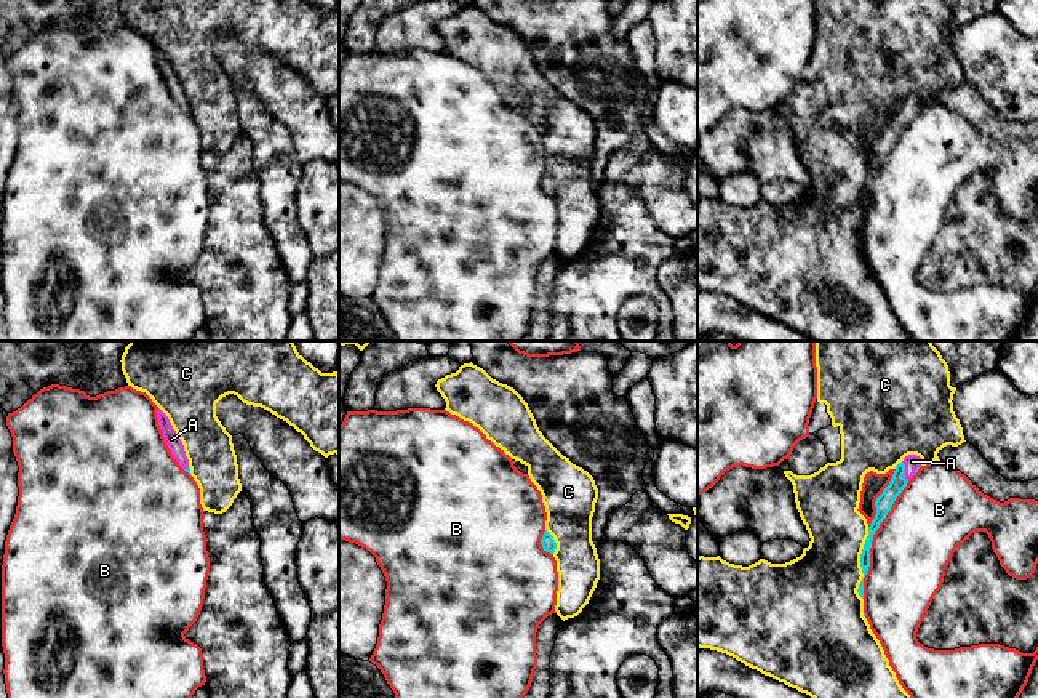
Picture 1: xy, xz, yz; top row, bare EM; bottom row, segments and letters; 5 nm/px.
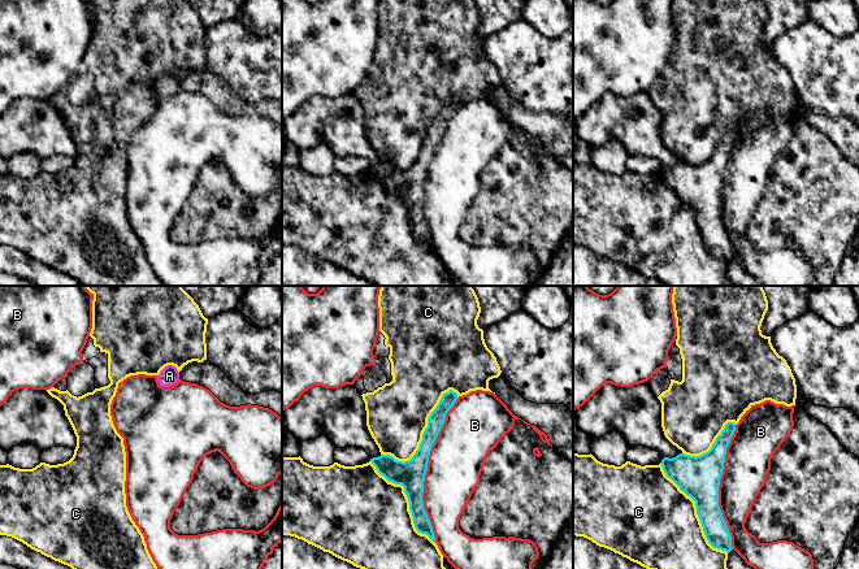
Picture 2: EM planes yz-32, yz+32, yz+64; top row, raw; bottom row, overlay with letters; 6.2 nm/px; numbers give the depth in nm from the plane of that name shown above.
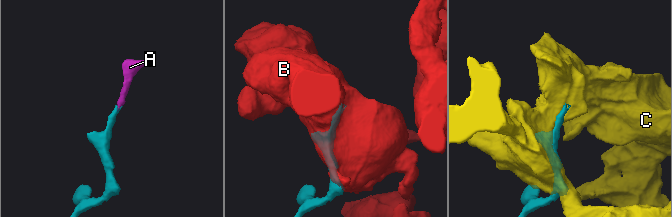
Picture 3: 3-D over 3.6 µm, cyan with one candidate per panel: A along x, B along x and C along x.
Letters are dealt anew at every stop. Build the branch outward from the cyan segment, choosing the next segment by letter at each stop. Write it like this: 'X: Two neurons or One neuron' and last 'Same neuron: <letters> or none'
A: One neuron
B: Two neurons
C: Two neurons
Same neuron: A

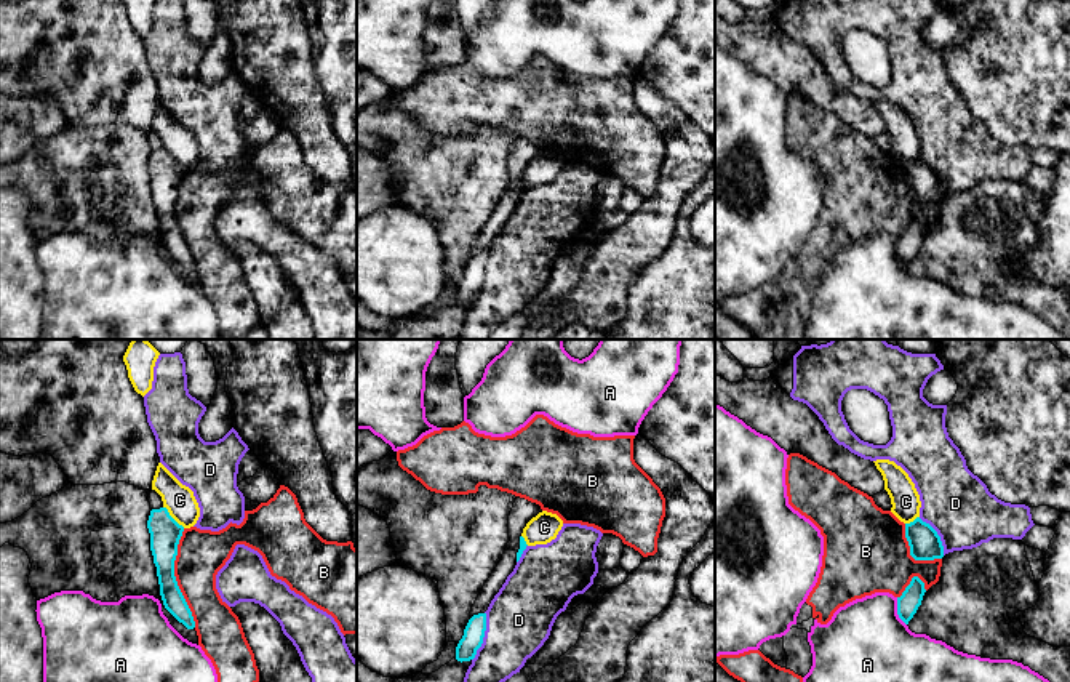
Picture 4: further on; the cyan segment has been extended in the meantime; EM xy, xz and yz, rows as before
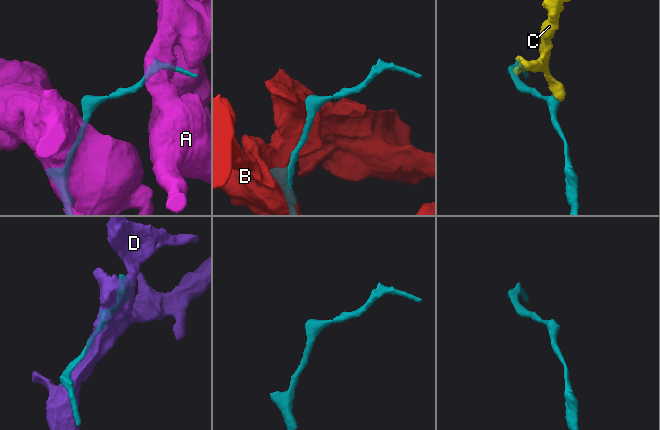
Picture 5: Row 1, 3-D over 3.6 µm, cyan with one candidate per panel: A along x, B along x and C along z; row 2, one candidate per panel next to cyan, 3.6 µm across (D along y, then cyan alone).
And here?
A: Two neurons
B: Two neurons
C: Two neurons
D: Two neurons
Same neuron: none

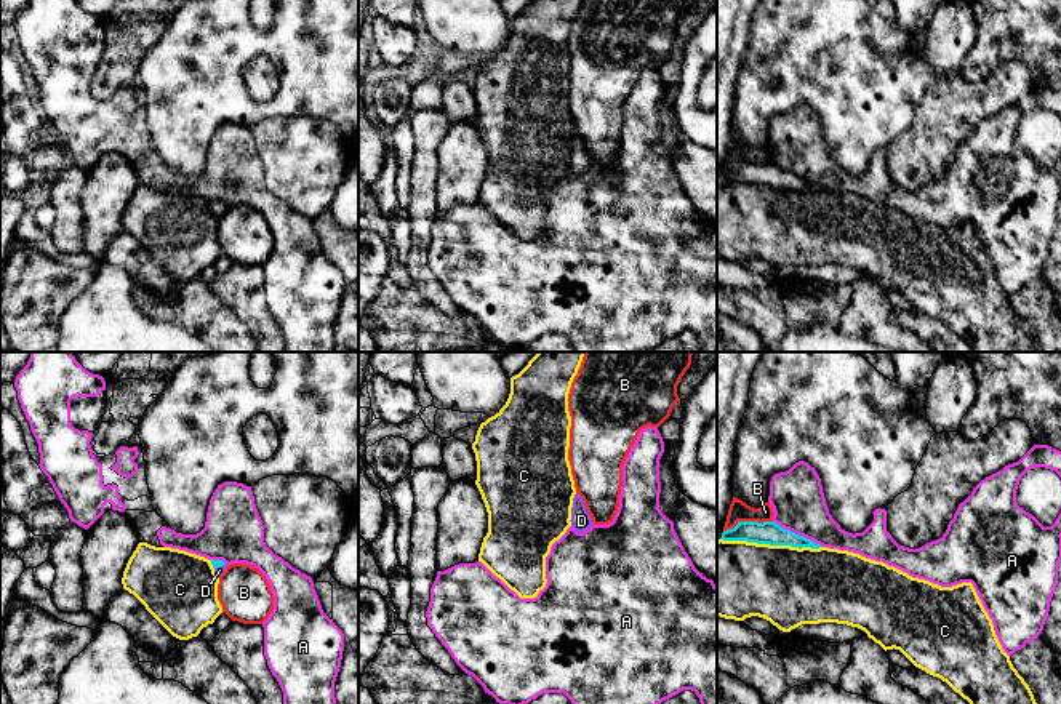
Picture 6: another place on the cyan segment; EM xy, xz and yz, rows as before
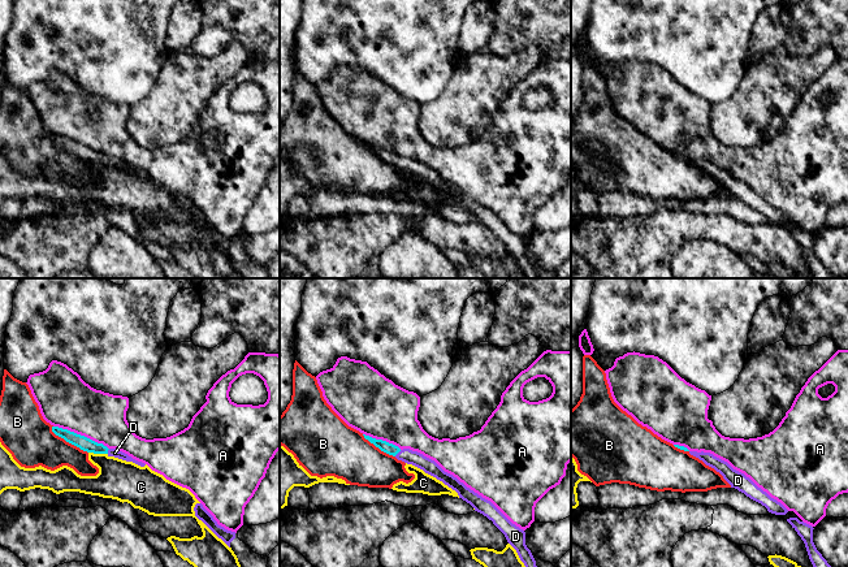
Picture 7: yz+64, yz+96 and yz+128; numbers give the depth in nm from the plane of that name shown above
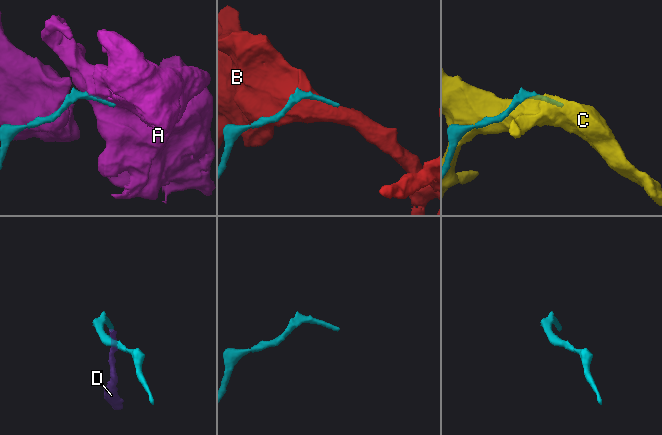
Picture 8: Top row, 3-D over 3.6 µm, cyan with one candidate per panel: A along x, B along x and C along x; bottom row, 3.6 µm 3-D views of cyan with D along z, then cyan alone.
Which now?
A: Two neurons
B: Two neurons
C: Two neurons
D: One neuron
Same neuron: D

